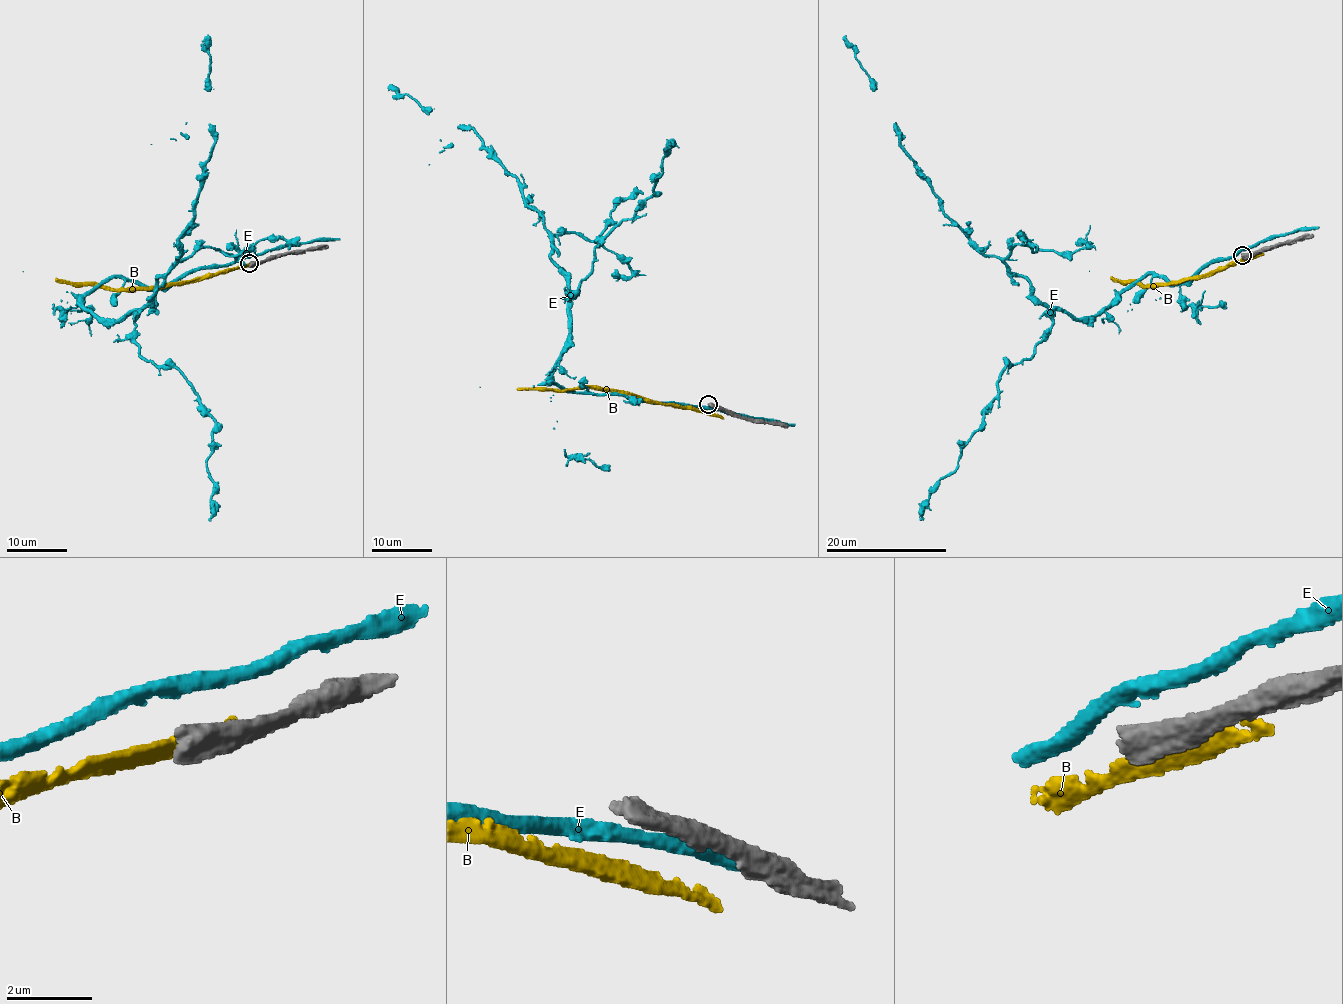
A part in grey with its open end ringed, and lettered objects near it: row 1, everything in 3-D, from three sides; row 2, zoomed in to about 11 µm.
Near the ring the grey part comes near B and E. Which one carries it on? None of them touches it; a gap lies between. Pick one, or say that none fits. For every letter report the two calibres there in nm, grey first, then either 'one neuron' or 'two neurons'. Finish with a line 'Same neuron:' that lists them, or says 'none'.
B: 460/360 nm | two neurons
E: 460/360 nm | two neurons
Same neuron: none

